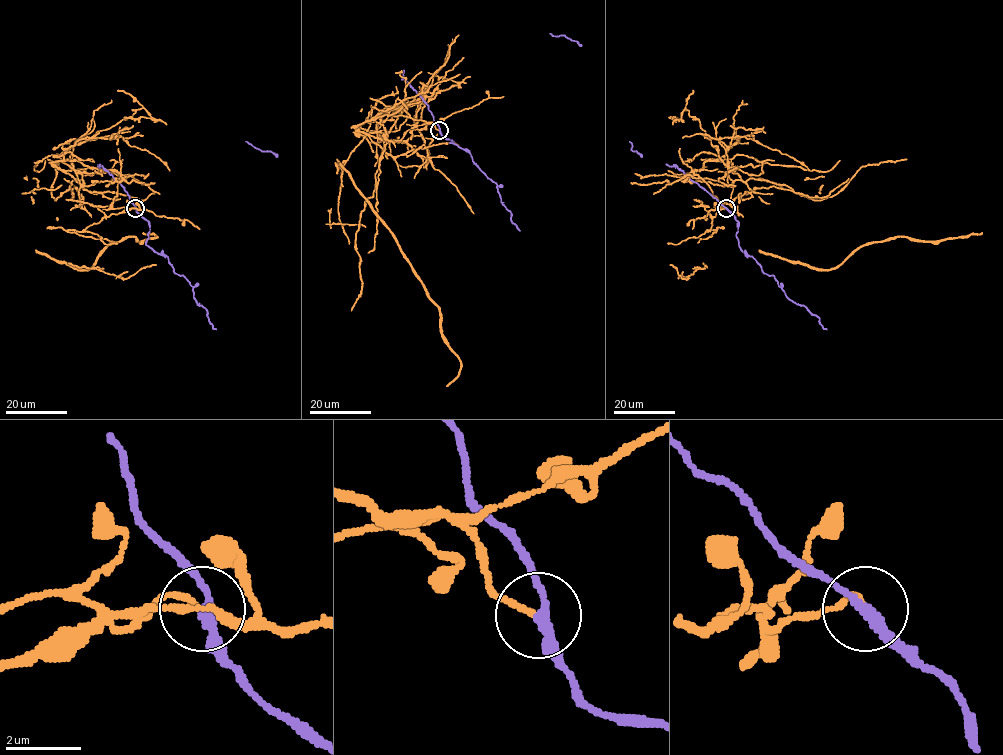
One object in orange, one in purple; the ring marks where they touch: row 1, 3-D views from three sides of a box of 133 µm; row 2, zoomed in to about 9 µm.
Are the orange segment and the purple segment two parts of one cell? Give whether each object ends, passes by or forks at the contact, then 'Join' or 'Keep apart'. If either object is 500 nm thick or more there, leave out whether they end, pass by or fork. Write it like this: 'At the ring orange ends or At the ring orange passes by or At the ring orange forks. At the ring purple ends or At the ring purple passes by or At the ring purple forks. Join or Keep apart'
At the ring orange ends. At the ring purple passes by. Keep apart

